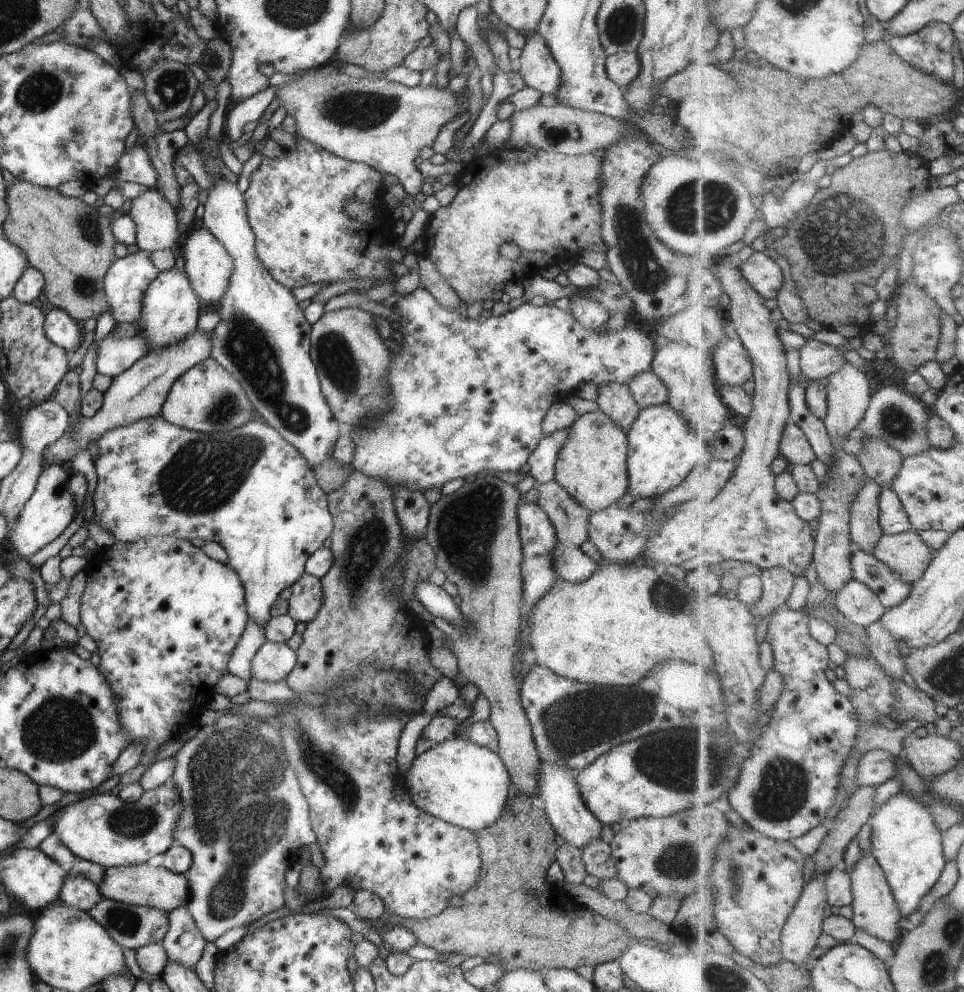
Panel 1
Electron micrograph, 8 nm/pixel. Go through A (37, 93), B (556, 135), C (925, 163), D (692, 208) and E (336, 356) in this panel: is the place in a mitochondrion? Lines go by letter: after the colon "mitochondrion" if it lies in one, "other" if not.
A: mitochondrion
B: other
C: other
D: mitochondrion
E: mitochondrion

